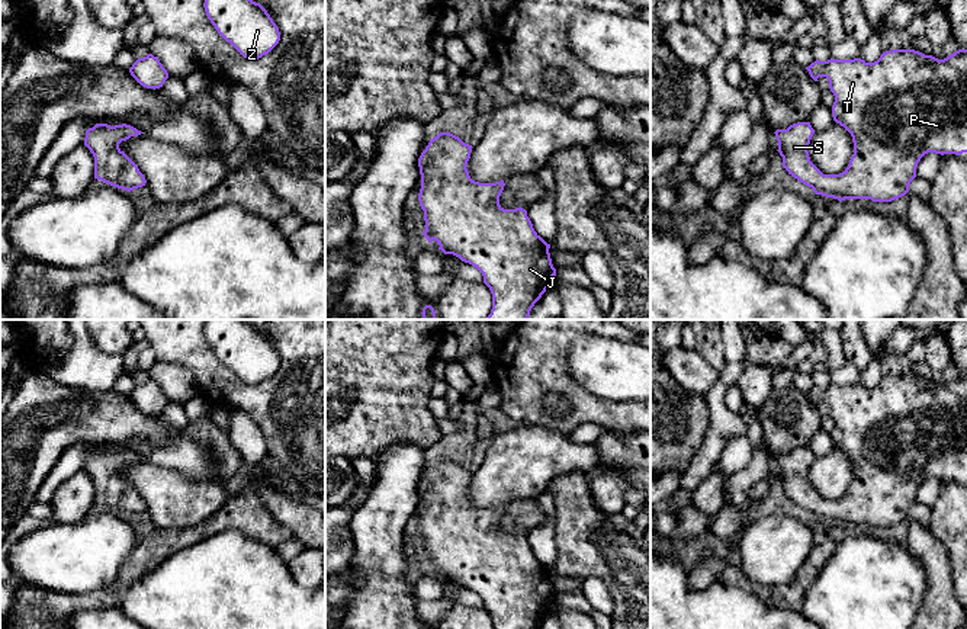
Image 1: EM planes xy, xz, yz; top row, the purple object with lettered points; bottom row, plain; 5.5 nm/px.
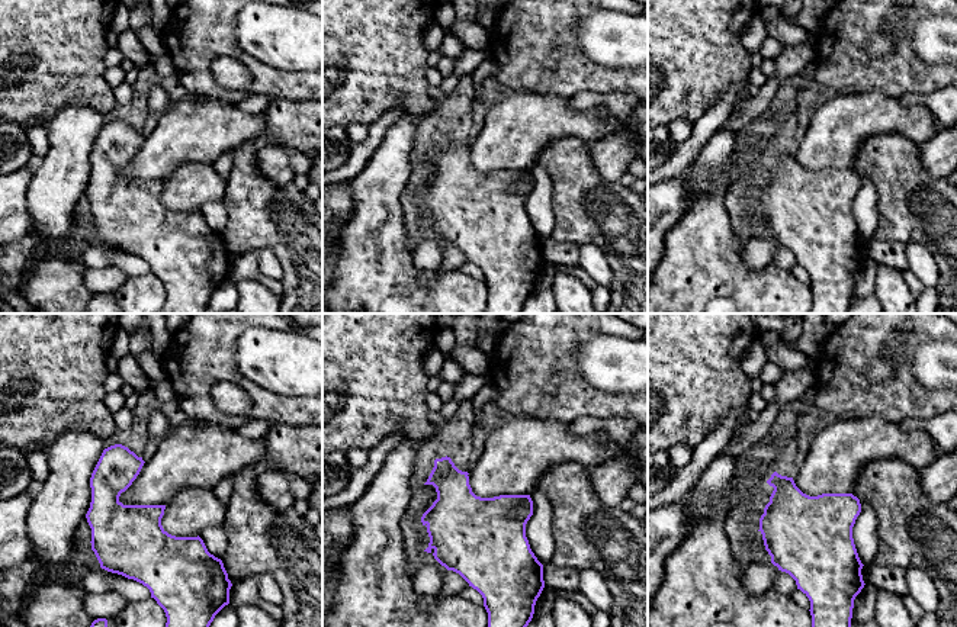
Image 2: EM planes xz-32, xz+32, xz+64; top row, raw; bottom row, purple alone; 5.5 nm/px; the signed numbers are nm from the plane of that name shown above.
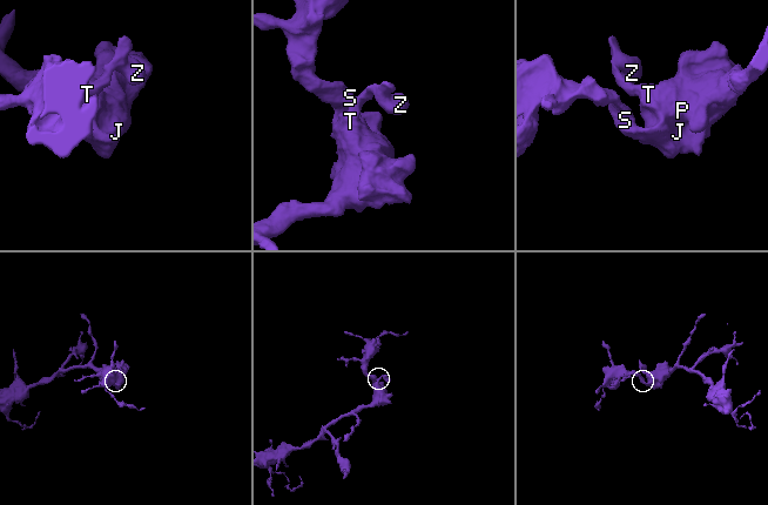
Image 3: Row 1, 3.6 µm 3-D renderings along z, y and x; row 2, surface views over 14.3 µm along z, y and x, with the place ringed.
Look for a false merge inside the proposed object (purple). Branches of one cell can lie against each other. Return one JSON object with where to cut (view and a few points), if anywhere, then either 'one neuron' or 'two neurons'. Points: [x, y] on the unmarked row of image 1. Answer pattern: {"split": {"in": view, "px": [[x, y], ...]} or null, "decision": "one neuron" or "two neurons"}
{"split": null, "decision": "one neuron"}

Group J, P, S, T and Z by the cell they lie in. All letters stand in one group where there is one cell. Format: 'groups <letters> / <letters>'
groups J P S T Z

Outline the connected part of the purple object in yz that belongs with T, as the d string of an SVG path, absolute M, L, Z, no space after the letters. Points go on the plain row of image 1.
M891 375L874 388L854 385L816 385L806 392L817 407L826 402L835 421L832 442L852 462L854 479L839 500L823 500L809 482L815 459L810 447L797 447L777 455L783 492L816 520L838 524L871 524L891 527L909 517L916 492L928 478L967 478L967 375L958 375L944 385L915 375Z

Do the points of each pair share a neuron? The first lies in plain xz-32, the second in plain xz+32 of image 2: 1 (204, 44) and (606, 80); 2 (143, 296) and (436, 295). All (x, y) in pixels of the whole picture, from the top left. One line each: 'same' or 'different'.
1: same
2: same

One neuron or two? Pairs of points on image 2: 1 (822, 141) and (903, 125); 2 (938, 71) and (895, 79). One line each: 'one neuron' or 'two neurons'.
1: one neuron
2: one neuron

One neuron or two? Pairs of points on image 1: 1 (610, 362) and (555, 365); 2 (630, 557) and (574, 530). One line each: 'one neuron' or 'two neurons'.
1: two neurons
2: one neuron

